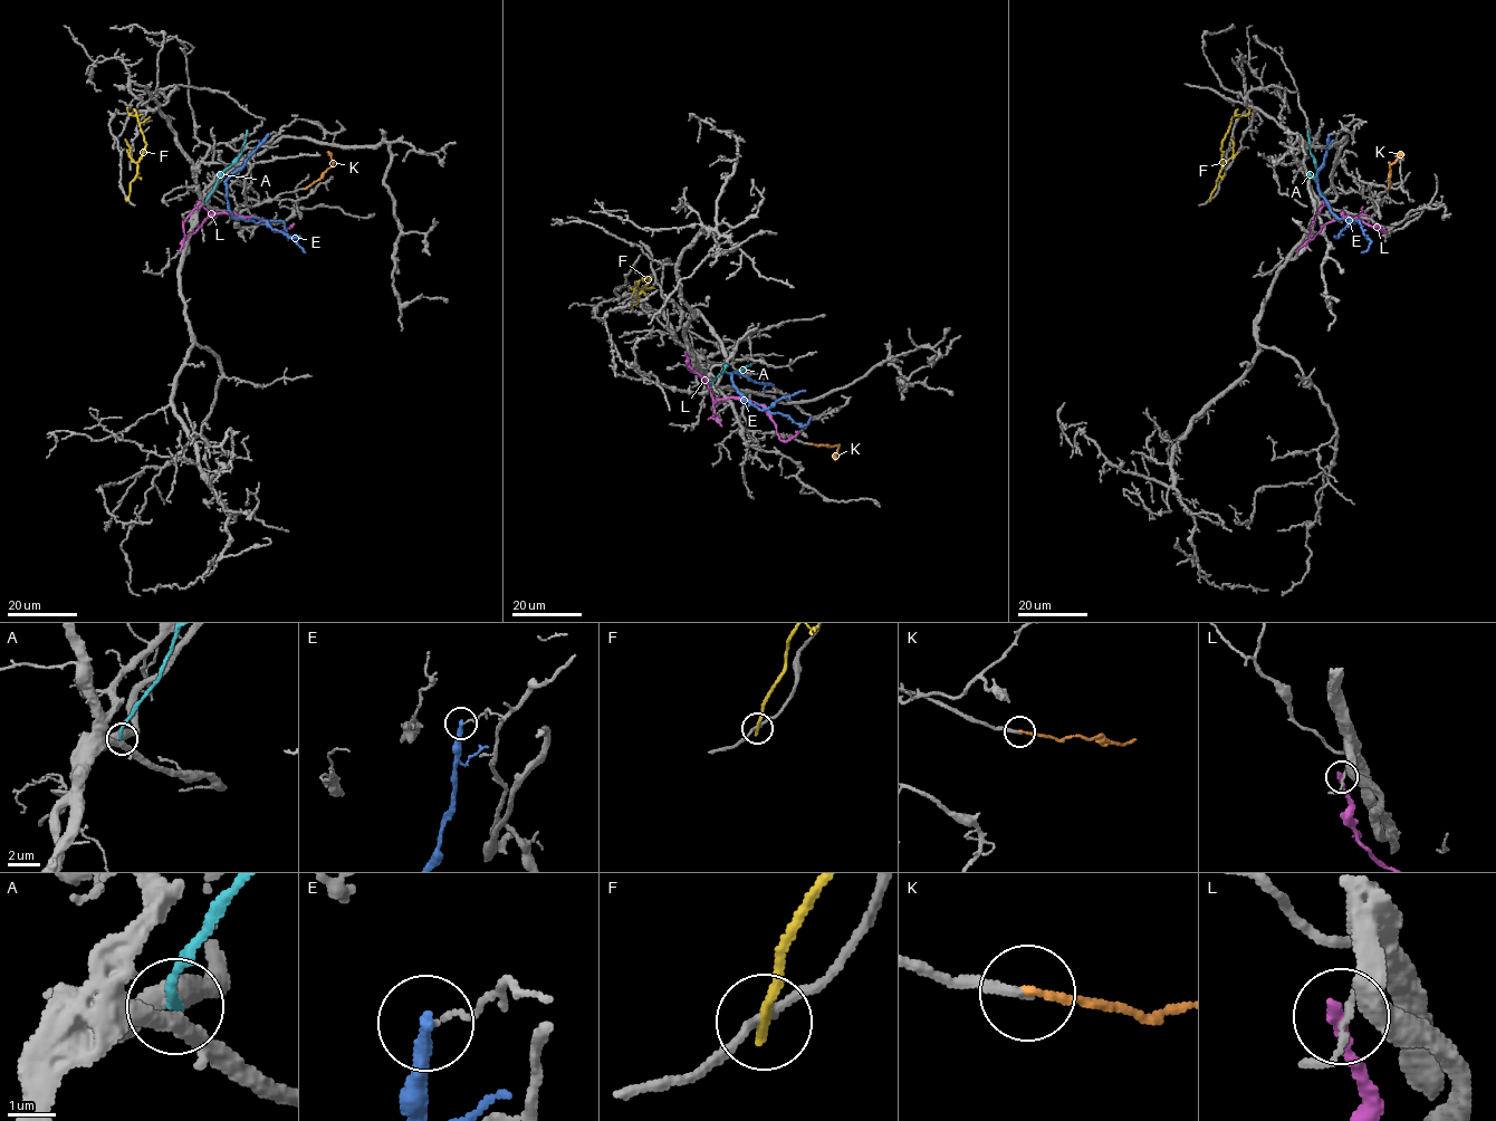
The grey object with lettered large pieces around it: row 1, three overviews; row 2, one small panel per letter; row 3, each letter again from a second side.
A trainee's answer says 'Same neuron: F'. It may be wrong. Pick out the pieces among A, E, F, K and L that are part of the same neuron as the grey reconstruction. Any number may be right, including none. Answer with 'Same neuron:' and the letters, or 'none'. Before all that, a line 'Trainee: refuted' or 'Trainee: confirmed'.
Trainee: refuted
Same neuron: none

